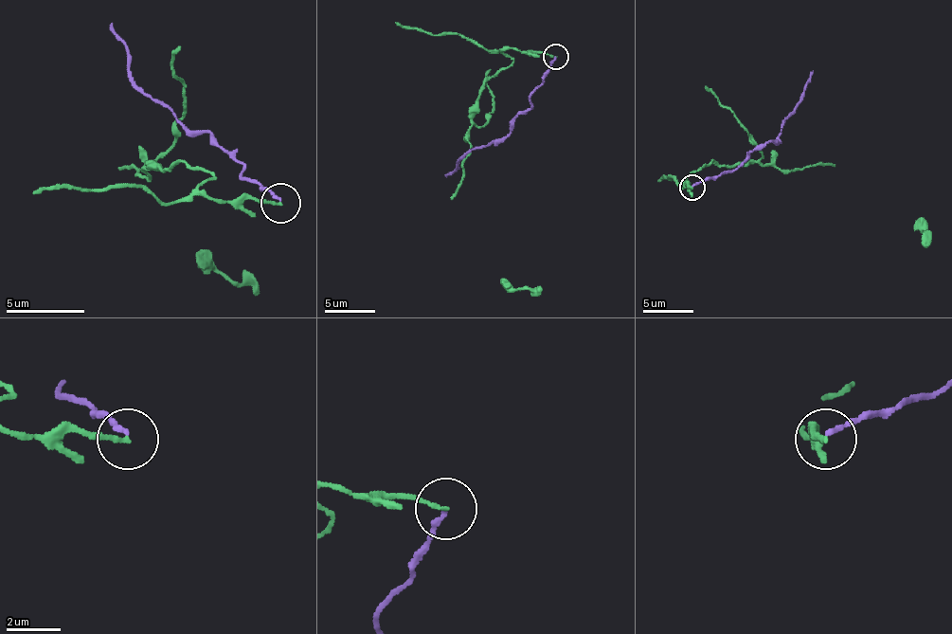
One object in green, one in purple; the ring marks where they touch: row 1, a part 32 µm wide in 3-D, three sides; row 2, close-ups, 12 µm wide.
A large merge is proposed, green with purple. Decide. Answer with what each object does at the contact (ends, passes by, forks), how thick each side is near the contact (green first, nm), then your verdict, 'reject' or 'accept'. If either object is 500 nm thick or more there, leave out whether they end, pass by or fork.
green ends; purple ends; calibres 160 and 180 nm; reject

